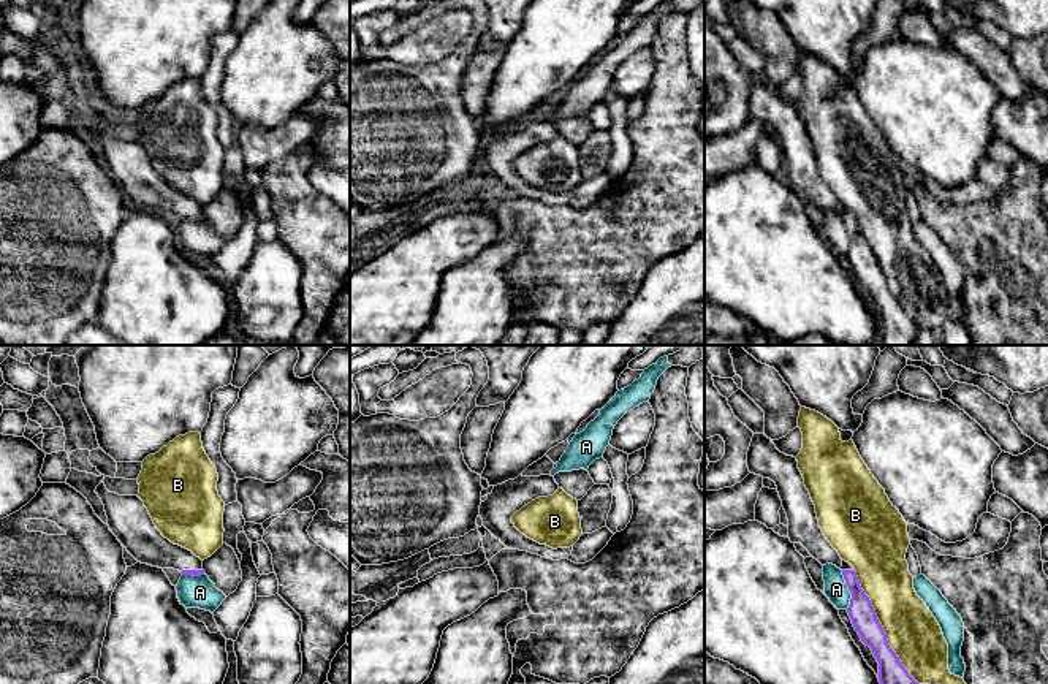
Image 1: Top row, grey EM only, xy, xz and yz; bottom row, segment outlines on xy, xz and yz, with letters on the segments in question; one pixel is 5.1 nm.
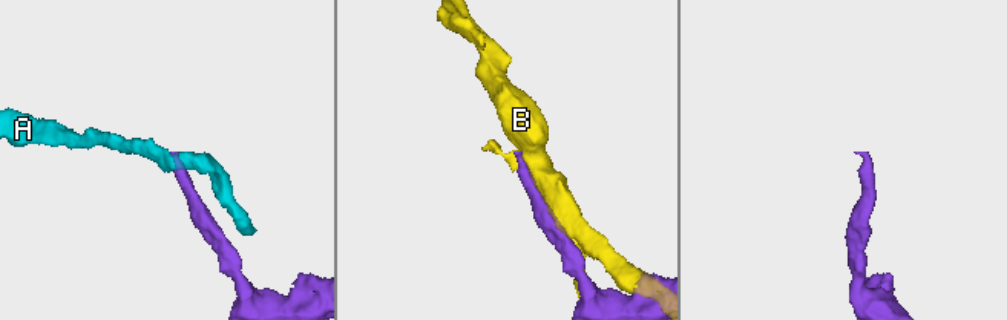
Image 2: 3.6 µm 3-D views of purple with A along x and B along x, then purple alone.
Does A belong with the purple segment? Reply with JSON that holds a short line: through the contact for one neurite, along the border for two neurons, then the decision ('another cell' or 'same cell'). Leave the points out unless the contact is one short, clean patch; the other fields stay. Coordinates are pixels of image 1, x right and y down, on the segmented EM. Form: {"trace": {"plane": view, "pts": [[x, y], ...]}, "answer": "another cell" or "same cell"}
{"trace": {"plane": "yz", "pts": [[841, 570], [850, 594], [847, 608]]}, "answer": "another cell"}

